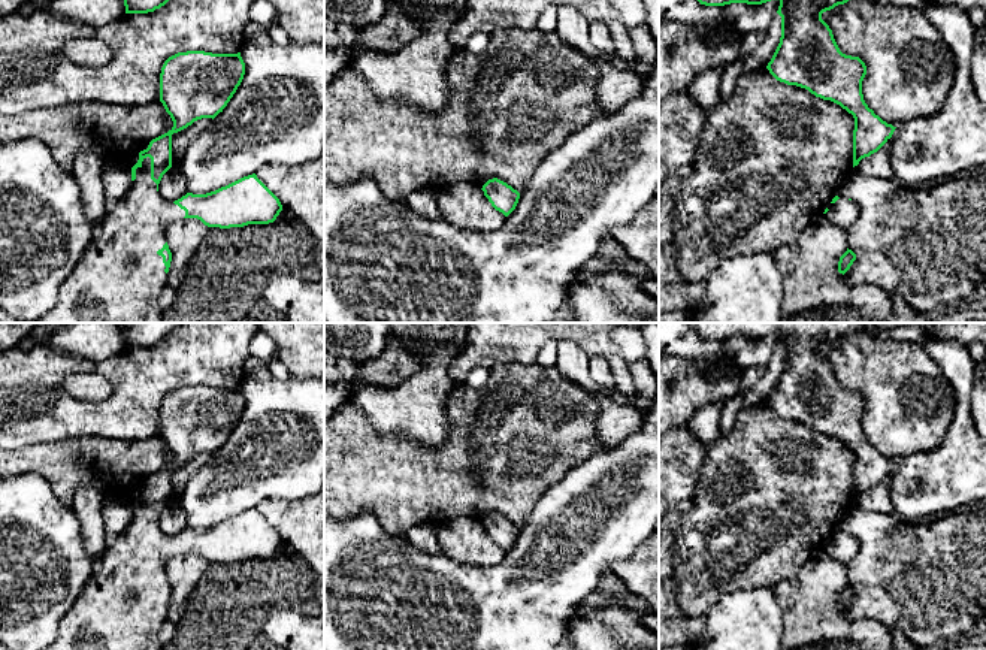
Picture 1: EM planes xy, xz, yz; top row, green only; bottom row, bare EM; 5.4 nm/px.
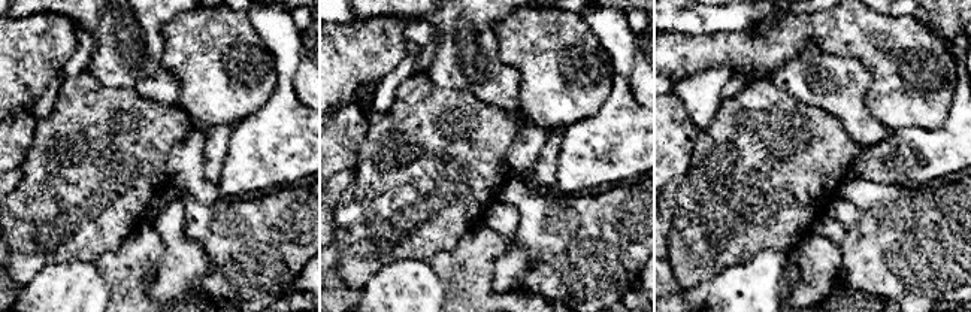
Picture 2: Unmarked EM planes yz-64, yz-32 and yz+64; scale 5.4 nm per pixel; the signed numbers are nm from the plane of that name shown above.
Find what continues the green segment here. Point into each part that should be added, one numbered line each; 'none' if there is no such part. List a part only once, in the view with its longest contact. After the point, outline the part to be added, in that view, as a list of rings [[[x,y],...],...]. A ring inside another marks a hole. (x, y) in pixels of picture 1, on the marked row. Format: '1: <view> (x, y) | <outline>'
1: xy (120, 277) | [[[143,158],[142,166],[136,169],[130,191],[117,200],[75,269],[60,285],[57,305],[37,323],[164,323],[158,297],[167,285],[167,273],[163,257],[157,251],[166,244],[166,227],[184,217],[184,209],[160,196],[157,184],[151,179],[151,158]]]

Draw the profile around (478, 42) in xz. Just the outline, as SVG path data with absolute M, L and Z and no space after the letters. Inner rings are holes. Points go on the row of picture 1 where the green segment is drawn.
M477 31L468 39L465 49L472 54L481 54L487 49L487 46L489 46L489 34Z

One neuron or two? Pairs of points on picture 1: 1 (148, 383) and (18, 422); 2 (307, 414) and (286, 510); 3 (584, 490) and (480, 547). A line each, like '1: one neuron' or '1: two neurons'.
1: one neuron
2: two neurons
3: two neurons

